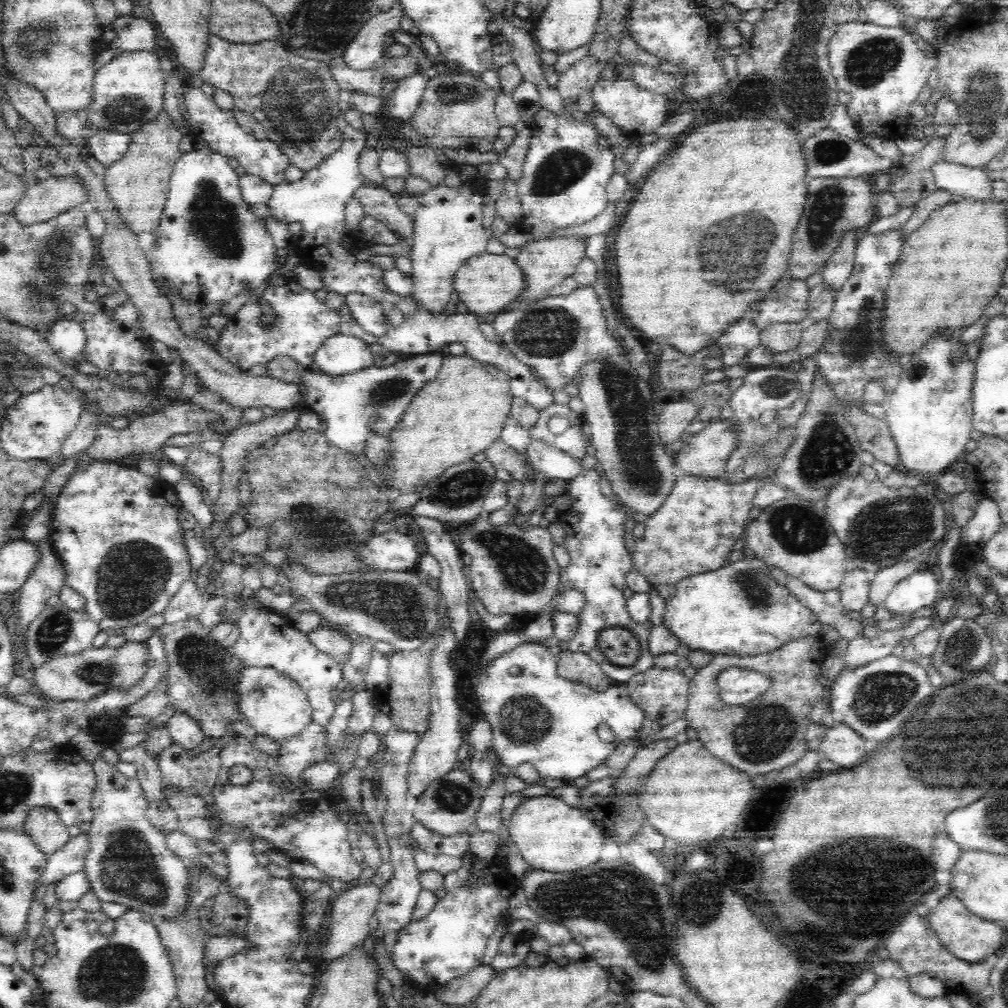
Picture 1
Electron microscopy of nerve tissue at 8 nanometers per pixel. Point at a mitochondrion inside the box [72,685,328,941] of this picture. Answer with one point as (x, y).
(129, 869)

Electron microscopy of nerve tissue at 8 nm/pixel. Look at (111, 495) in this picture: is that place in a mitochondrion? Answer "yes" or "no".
no

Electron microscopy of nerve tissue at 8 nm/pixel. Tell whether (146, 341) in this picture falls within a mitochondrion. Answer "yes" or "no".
no

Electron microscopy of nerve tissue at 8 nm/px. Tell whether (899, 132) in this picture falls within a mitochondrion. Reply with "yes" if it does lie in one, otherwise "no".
no

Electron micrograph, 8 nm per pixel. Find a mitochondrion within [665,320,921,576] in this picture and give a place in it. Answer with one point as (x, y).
(827, 453)

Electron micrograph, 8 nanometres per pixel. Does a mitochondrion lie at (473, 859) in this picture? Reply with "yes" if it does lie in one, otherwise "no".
no

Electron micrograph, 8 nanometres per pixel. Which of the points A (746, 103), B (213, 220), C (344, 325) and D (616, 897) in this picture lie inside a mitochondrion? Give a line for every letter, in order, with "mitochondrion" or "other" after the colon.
A: other
B: mitochondrion
C: other
D: mitochondrion

